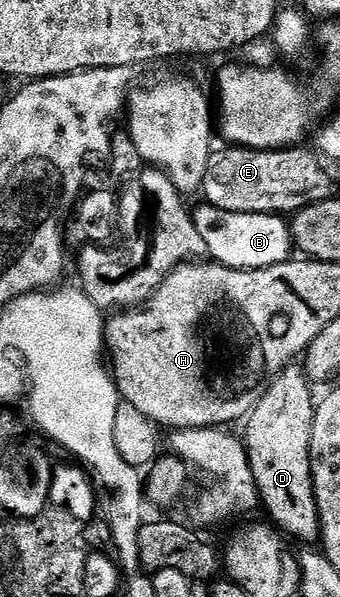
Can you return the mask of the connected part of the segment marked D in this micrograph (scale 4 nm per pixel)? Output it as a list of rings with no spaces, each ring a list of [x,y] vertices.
[[[301,367],[283,368],[265,385],[264,391],[255,399],[254,409],[244,421],[244,443],[250,469],[256,478],[261,507],[266,507],[267,514],[275,521],[270,520],[287,537],[303,540],[306,546],[317,545],[314,543],[322,536],[323,522],[318,513],[318,493],[314,484],[312,426],[316,396],[310,393],[310,387],[311,381]]]

